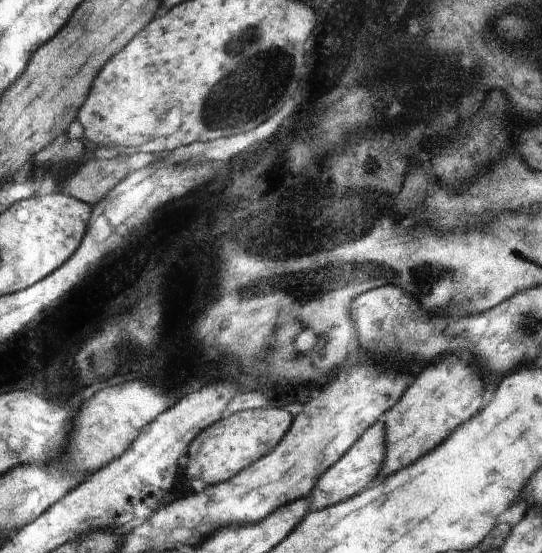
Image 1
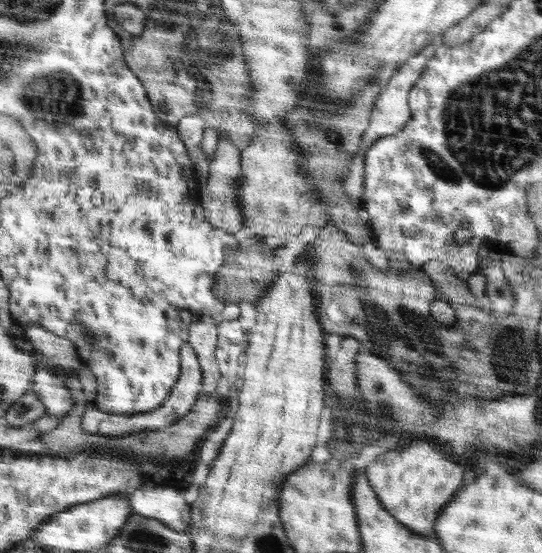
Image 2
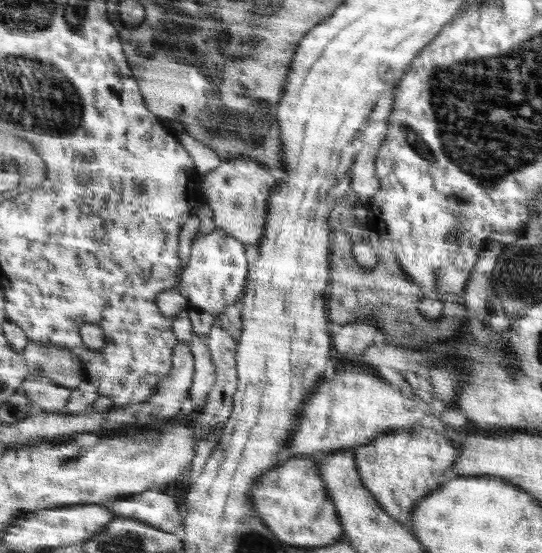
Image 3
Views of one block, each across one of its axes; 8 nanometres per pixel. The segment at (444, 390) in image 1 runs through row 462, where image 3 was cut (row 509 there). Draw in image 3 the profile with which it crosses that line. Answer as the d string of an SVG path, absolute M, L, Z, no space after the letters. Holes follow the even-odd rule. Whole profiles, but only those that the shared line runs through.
M398 429L352 451L358 454L357 470L362 470L362 478L366 478L366 486L374 490L374 498L406 526L412 522L413 510L444 485L446 472L456 464L454 446L434 429Z

